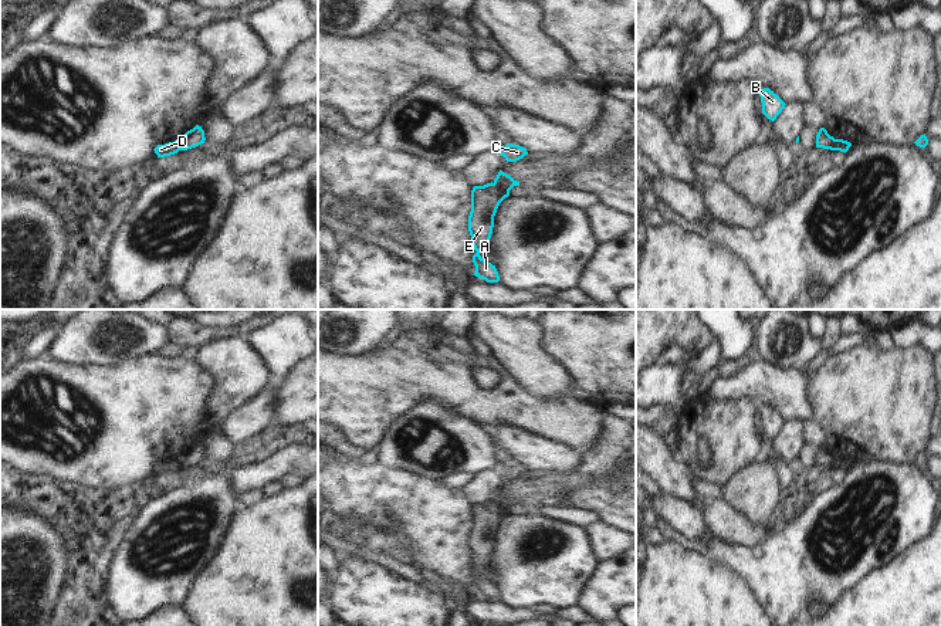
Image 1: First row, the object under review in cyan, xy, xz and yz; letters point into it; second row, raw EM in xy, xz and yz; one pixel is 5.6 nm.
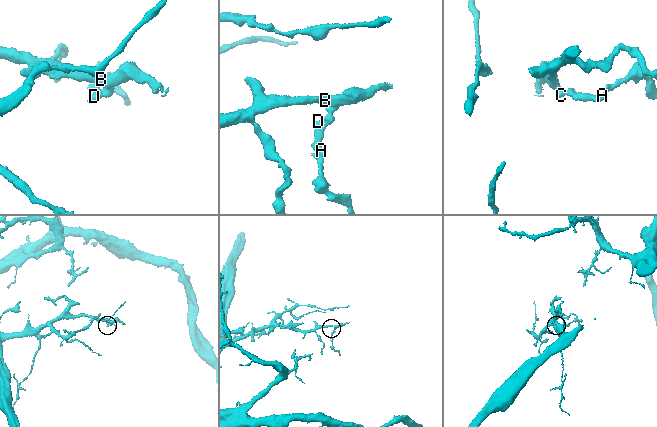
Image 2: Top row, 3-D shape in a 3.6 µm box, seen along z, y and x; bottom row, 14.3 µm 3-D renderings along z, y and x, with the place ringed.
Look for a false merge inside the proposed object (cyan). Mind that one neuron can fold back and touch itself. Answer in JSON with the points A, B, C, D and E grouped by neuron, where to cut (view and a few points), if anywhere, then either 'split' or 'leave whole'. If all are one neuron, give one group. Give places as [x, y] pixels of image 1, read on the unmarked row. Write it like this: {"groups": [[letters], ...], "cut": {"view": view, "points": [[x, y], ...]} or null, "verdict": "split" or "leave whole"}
{"groups": [["A", "D", "E"], ["B", "C"]], "cut": {"view": "xz", "points": [[493, 501], [505, 514]]}, "verdict": "split"}

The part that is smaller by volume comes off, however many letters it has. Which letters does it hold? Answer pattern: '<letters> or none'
A, D, E

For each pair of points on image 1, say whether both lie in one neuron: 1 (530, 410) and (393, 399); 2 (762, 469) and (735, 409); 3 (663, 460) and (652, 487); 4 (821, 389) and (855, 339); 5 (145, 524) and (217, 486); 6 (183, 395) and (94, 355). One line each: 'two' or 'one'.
1: one
2: two
3: two
4: two
5: one
6: two

